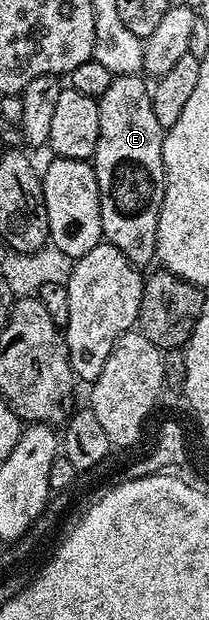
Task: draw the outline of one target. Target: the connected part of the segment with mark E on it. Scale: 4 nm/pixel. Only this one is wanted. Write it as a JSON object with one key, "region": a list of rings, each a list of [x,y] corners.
{"region":[[[140,75],[135,76],[114,76],[111,86],[107,86],[107,94],[103,94],[97,100],[99,106],[99,142],[95,146],[95,154],[91,161],[95,170],[95,178],[99,182],[99,206],[101,207],[101,234],[111,246],[115,246],[124,254],[132,264],[144,266],[144,264],[154,263],[157,255],[157,231],[159,230],[159,210],[163,206],[165,197],[165,167],[163,166],[163,142],[165,141],[166,129],[159,126],[159,121],[155,119],[153,109],[153,98],[150,85],[141,81]]]}

